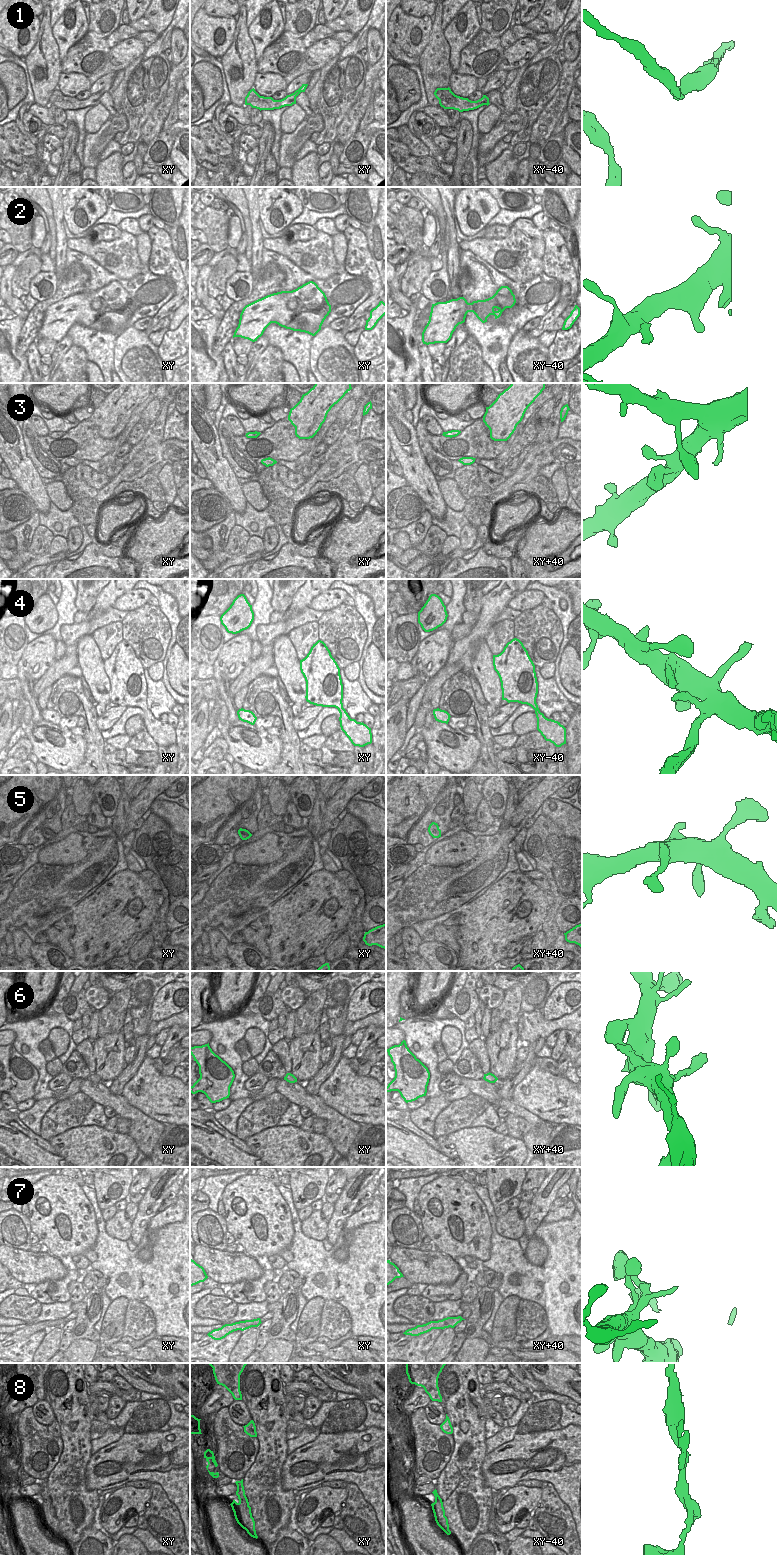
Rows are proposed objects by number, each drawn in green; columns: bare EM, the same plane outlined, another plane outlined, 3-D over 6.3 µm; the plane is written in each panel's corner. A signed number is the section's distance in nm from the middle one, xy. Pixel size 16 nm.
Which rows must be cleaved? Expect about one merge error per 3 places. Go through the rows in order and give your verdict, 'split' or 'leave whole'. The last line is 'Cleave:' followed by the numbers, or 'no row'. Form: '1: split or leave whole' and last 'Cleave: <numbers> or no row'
1: leave whole
2: leave whole
3: leave whole
4: leave whole
5: leave whole
6: leave whole
7: leave whole
8: split
Cleave: 8

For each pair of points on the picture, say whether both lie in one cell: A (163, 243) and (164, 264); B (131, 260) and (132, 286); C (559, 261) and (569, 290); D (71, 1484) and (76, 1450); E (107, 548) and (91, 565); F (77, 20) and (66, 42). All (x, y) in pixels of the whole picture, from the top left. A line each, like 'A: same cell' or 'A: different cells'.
A: same cell
B: different cells
C: same cell
D: same cell
E: different cells
F: same cell

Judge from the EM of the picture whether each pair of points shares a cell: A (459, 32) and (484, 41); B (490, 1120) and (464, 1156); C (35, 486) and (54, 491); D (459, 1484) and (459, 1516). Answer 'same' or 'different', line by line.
A: different
B: different
C: different
D: same

